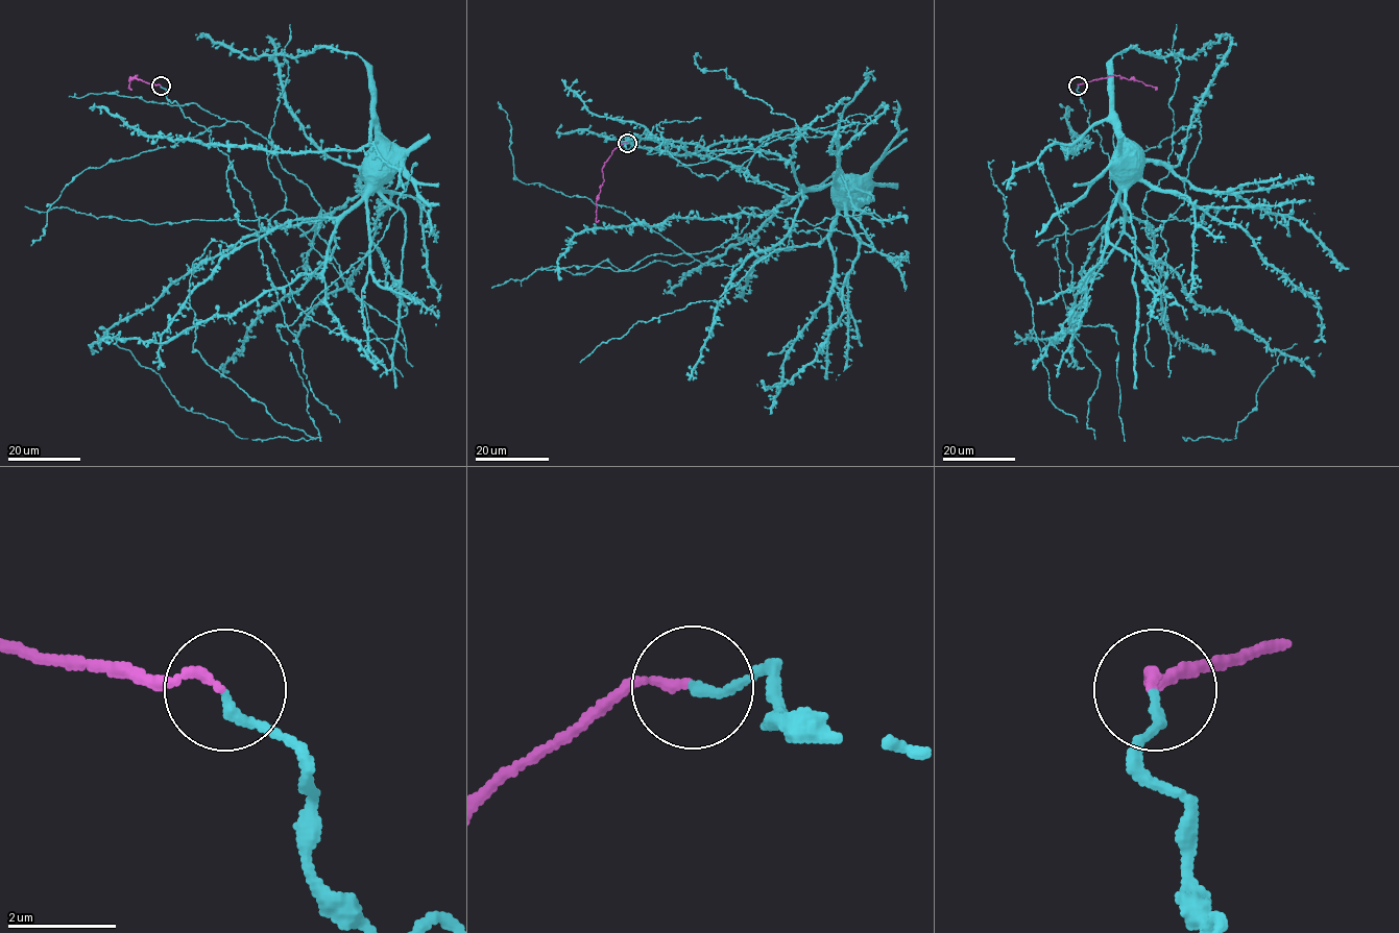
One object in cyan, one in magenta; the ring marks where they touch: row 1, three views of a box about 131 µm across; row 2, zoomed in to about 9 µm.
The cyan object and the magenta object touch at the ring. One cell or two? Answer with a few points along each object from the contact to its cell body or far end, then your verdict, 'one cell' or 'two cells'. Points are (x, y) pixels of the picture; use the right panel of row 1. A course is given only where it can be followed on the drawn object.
cyan runs (1078, 84), (1112, 170), (1115, 195), (1103, 231), (1131, 218), (1120, 202), (1119, 169); magenta runs (1078, 84), (1117, 75), (1140, 80), (1155, 90); two cells

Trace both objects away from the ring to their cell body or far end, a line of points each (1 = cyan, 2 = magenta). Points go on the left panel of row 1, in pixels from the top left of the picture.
1: (160, 84), (227, 156), (235, 177), (249, 193), (261, 229), (271, 231), (294, 219), (343, 216), (379, 169)
2: (160, 84), (147, 83), (135, 77), (137, 75), (129, 80), (131, 90)

